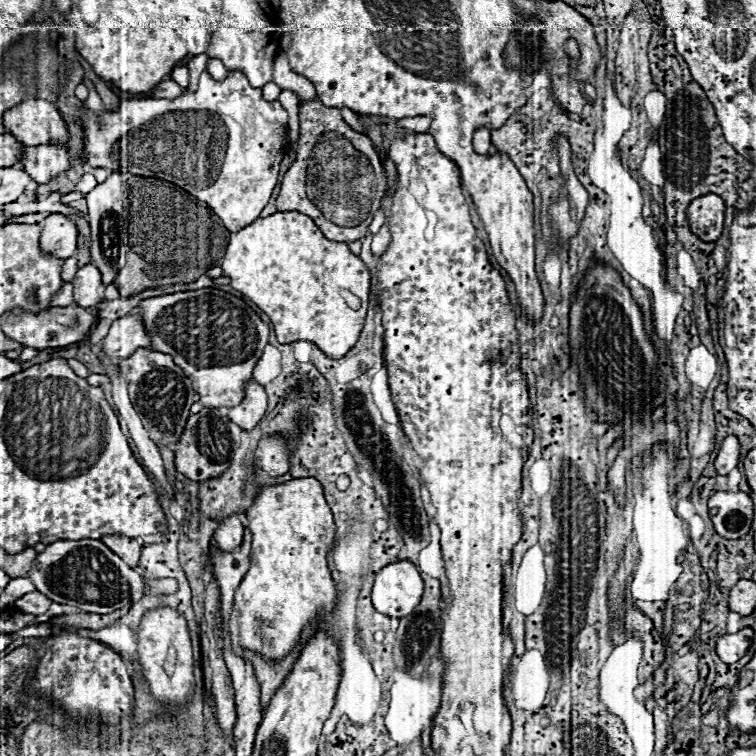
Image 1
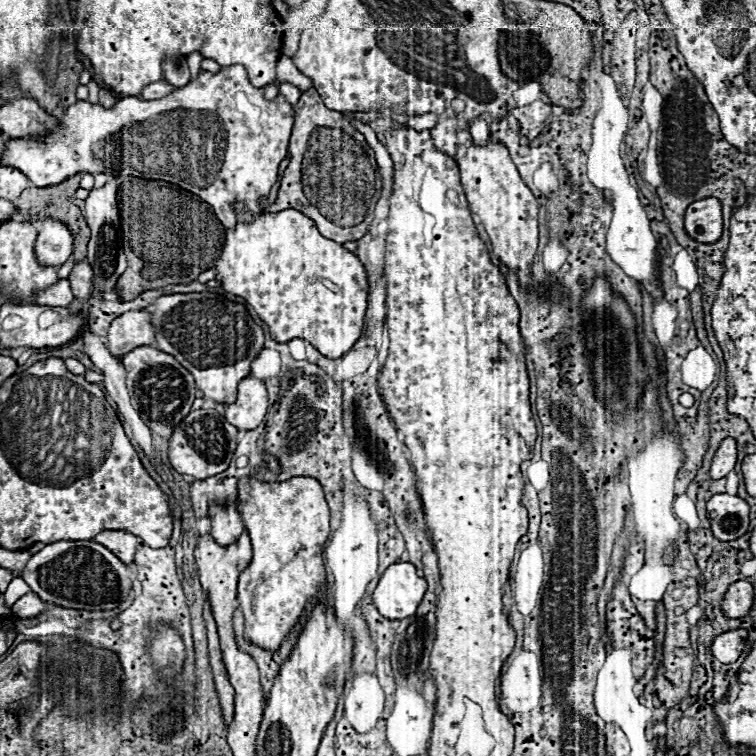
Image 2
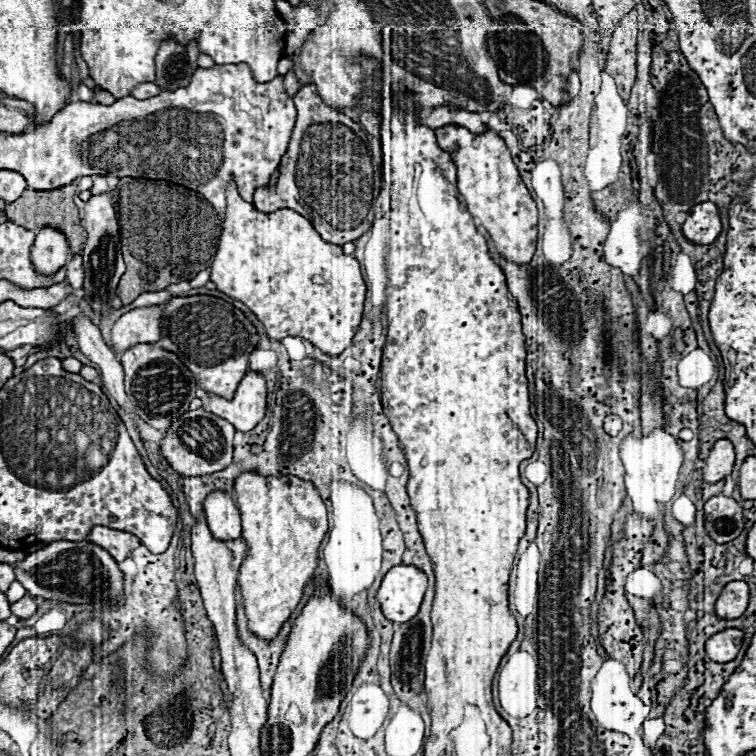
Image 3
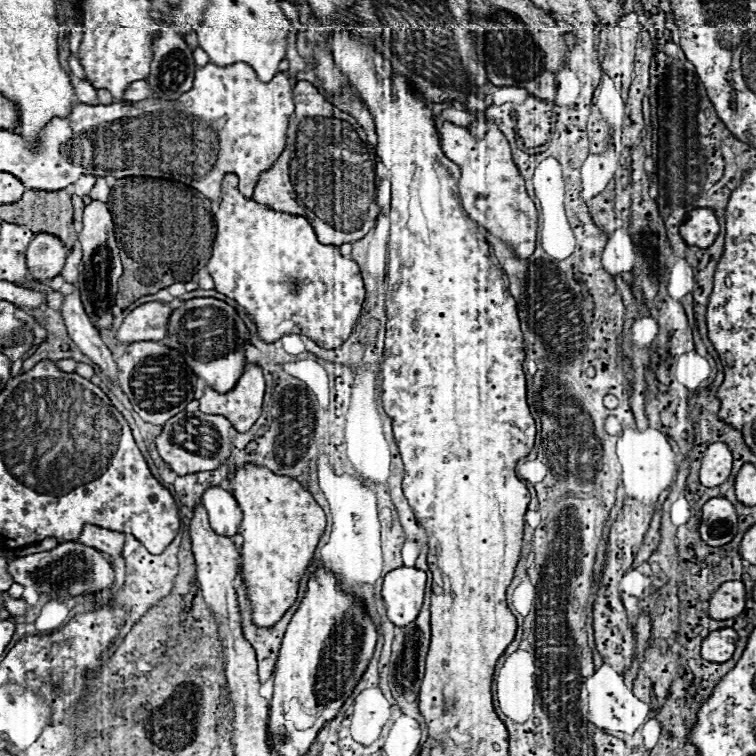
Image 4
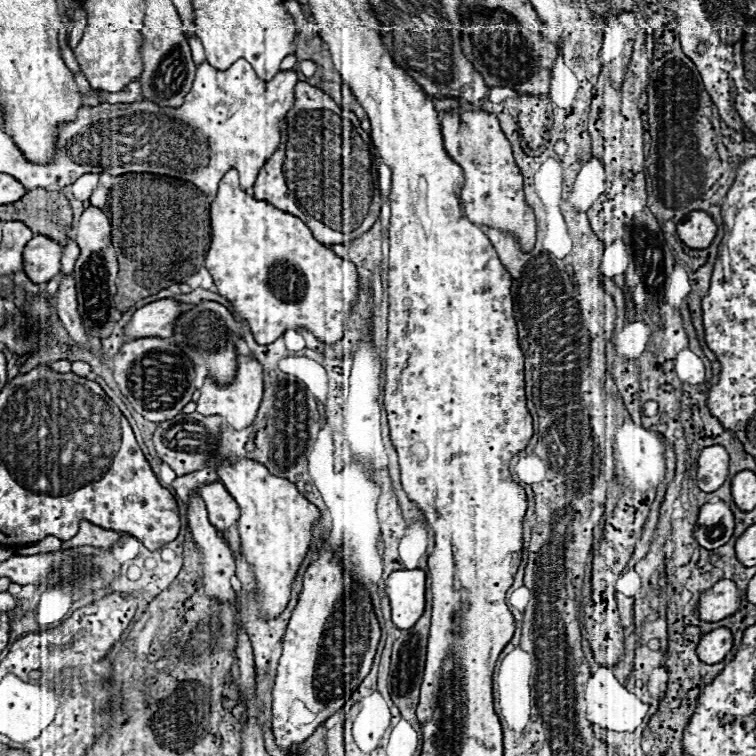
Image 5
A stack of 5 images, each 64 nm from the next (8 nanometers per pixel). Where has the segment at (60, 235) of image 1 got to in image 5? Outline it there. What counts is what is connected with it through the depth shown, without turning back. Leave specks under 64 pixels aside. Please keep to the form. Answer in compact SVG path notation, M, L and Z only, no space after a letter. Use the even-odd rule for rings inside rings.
M34 236L24 248L24 272L34 284L46 284L60 274L62 248L46 236Z

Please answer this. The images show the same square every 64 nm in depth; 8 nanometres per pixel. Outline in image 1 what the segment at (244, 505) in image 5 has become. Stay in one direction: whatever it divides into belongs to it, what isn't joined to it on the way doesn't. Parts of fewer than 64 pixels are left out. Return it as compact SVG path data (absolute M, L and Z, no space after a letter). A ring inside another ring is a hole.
M316 478L260 488L246 518L252 532L252 560L234 596L240 612L240 646L276 660L294 648L306 626L320 622L336 604L336 584L326 564L336 528Z

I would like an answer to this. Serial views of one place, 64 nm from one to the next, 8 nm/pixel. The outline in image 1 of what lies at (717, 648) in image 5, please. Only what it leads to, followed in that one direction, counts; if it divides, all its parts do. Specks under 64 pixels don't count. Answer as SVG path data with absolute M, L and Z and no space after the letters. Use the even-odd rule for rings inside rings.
M742 628L736 634L724 634L716 642L716 652L722 662L734 664L746 654L750 640L752 640L752 628Z

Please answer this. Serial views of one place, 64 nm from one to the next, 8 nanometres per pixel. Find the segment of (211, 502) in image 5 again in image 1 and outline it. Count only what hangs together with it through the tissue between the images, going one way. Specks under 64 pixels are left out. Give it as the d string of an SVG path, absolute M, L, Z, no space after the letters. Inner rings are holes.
M228 516L226 520L218 522L218 526L214 530L214 540L220 550L232 552L234 548L238 548L242 544L242 534L244 534L244 526L242 526L240 518Z

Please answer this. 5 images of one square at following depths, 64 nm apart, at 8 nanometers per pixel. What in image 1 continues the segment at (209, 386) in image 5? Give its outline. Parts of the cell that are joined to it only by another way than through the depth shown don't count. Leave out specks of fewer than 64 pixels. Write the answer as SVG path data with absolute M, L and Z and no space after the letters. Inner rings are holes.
M248 382L244 386L244 400L228 410L228 418L242 430L252 430L266 414L266 392L264 386Z

